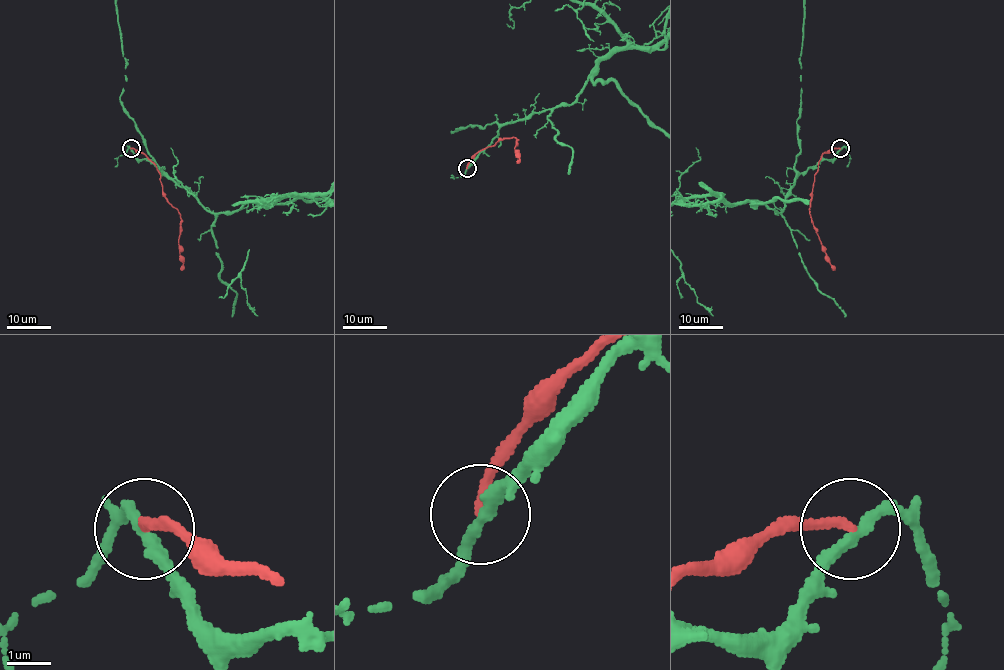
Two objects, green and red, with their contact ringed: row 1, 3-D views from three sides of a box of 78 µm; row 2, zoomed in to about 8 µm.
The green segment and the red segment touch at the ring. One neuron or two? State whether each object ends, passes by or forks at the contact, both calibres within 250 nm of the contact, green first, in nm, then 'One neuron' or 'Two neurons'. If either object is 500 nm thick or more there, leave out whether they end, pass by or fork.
At the ring green passes by. At the ring red ends. Thickness 280 nm (green) against 200 nm. Two neurons

